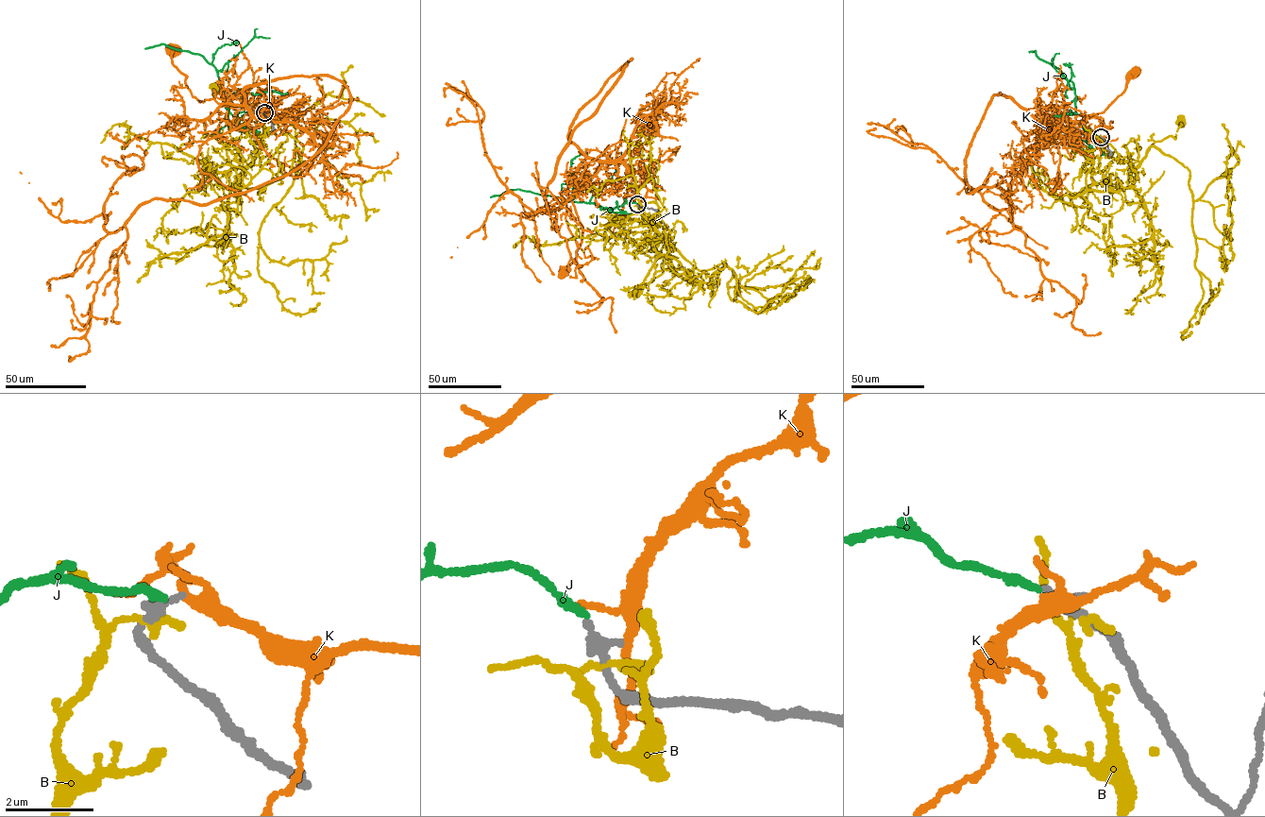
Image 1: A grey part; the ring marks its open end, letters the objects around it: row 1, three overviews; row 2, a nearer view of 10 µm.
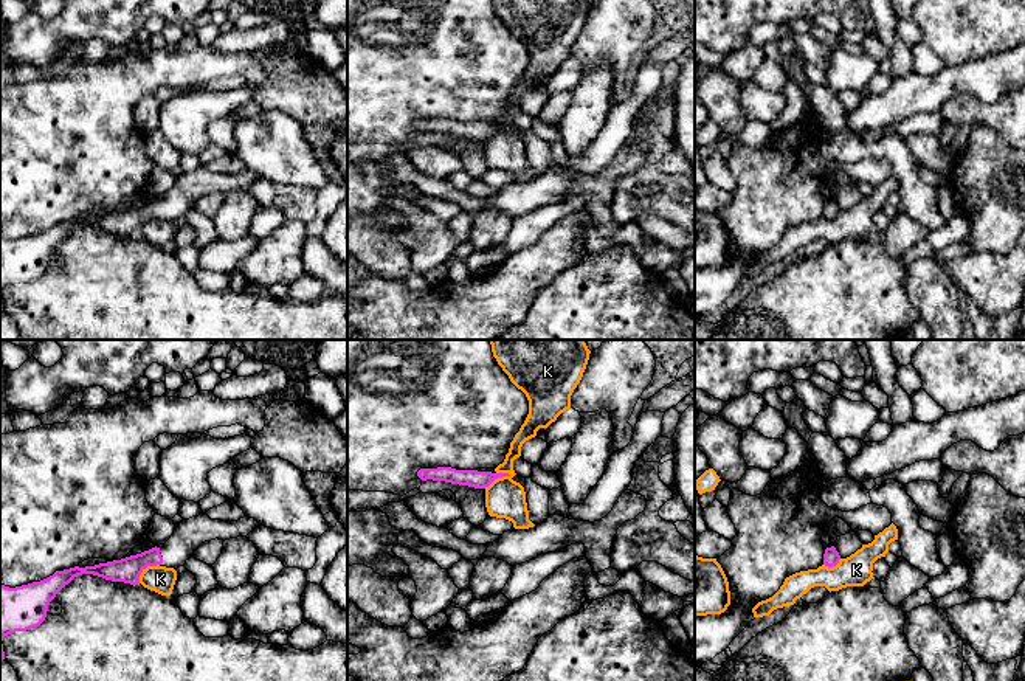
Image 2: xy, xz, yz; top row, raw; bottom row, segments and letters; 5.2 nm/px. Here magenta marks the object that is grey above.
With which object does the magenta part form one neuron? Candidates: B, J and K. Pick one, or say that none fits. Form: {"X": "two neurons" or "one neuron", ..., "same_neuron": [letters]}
{"B": "two neurons", "J": "one neuron", "K": "two neurons", "same_neuron": ["J"]}

